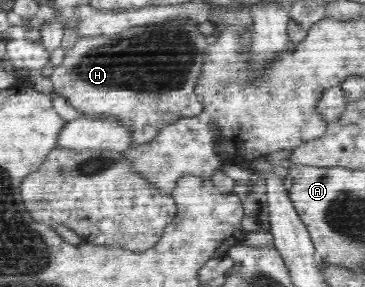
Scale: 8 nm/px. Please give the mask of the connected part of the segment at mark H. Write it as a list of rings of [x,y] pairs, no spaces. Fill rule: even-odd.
[[[176,17],[165,21],[156,21],[145,25],[136,25],[113,35],[98,35],[94,38],[80,38],[72,50],[66,52],[66,58],[60,66],[54,67],[51,76],[54,93],[58,93],[65,103],[84,113],[91,120],[106,120],[95,115],[117,117],[116,121],[132,135],[134,146],[138,146],[160,133],[170,123],[199,116],[204,111],[204,103],[198,94],[199,81],[211,42],[199,31],[199,22],[190,18]]]

